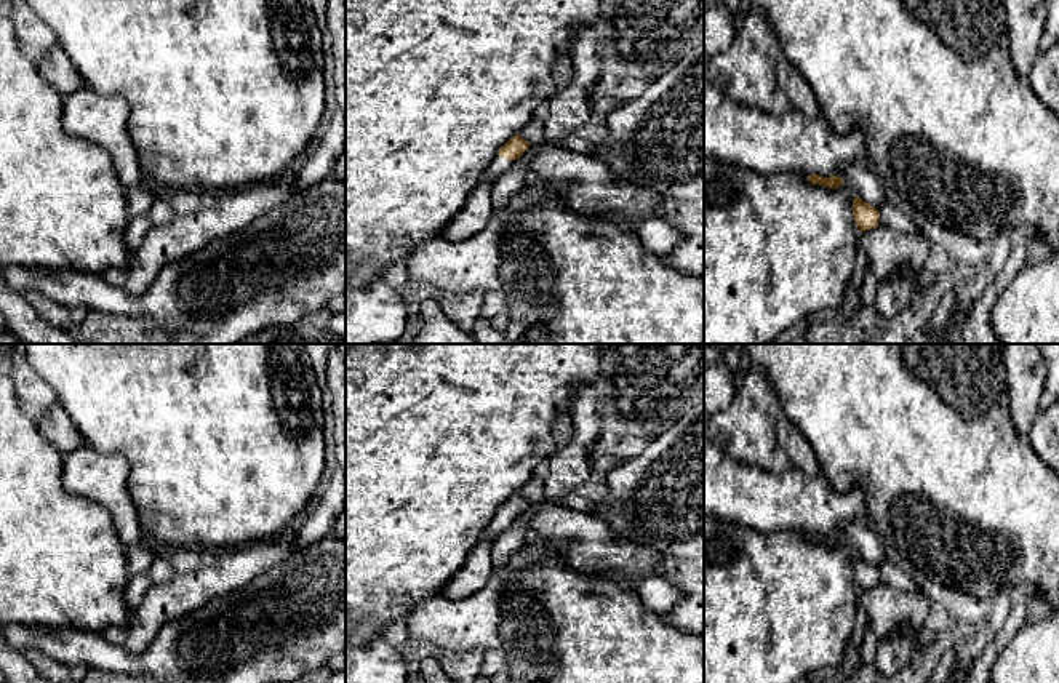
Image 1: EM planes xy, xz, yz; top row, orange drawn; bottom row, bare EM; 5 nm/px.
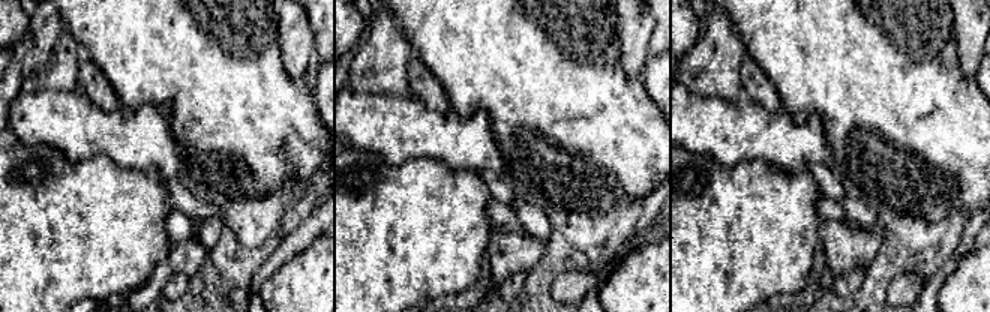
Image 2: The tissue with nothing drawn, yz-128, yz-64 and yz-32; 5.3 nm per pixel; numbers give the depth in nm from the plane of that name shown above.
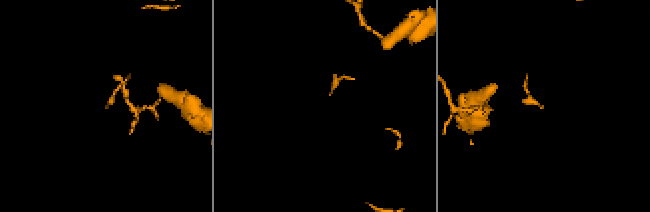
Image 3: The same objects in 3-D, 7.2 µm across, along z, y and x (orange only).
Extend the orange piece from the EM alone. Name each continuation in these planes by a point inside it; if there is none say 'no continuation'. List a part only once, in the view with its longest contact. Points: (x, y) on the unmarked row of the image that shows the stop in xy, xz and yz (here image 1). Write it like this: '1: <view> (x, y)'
1: xz (499, 523)

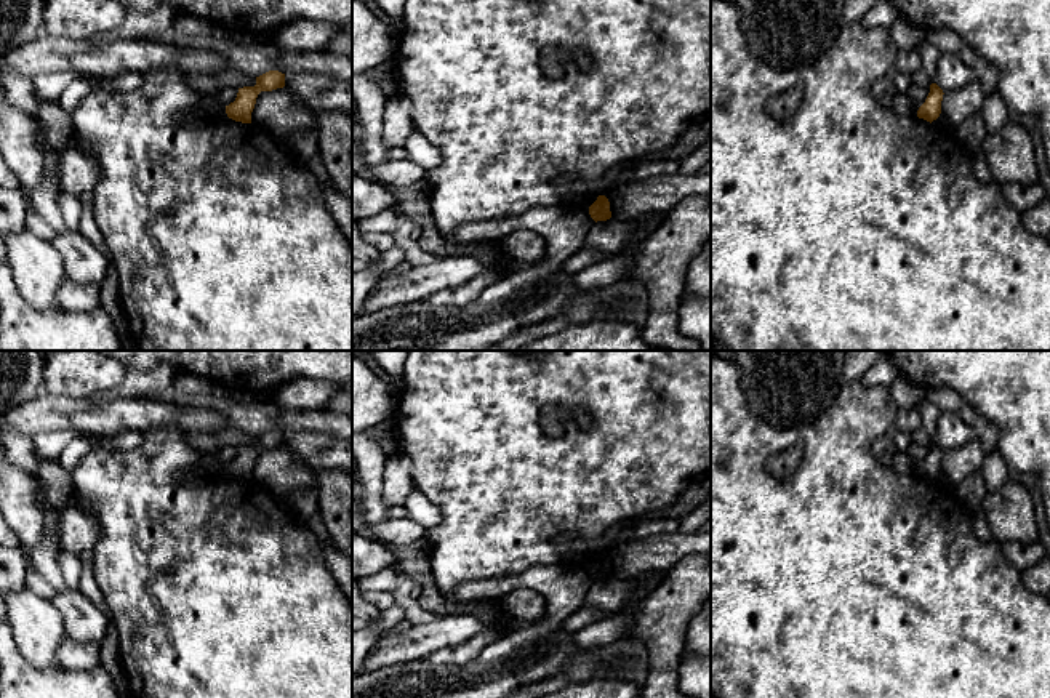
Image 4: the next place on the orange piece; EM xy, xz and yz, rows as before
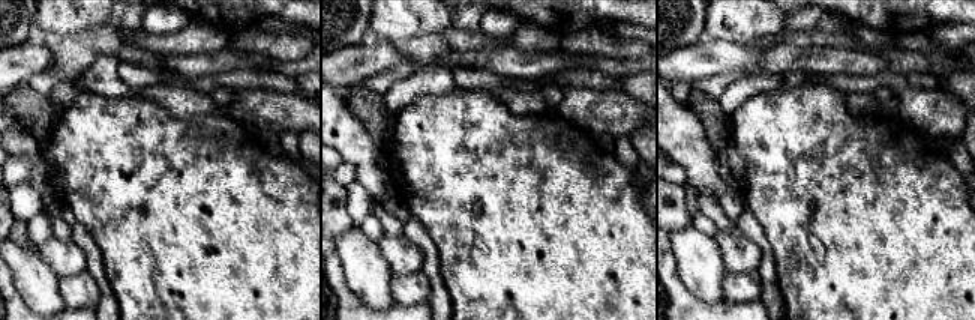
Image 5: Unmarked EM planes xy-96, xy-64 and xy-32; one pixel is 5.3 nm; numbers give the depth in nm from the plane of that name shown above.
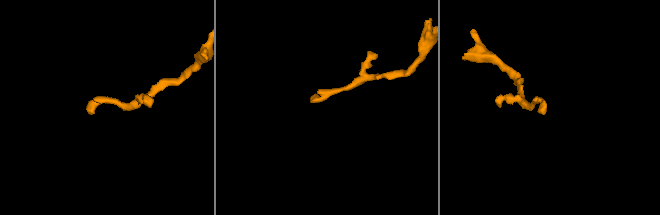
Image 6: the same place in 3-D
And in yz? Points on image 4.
no continuation

